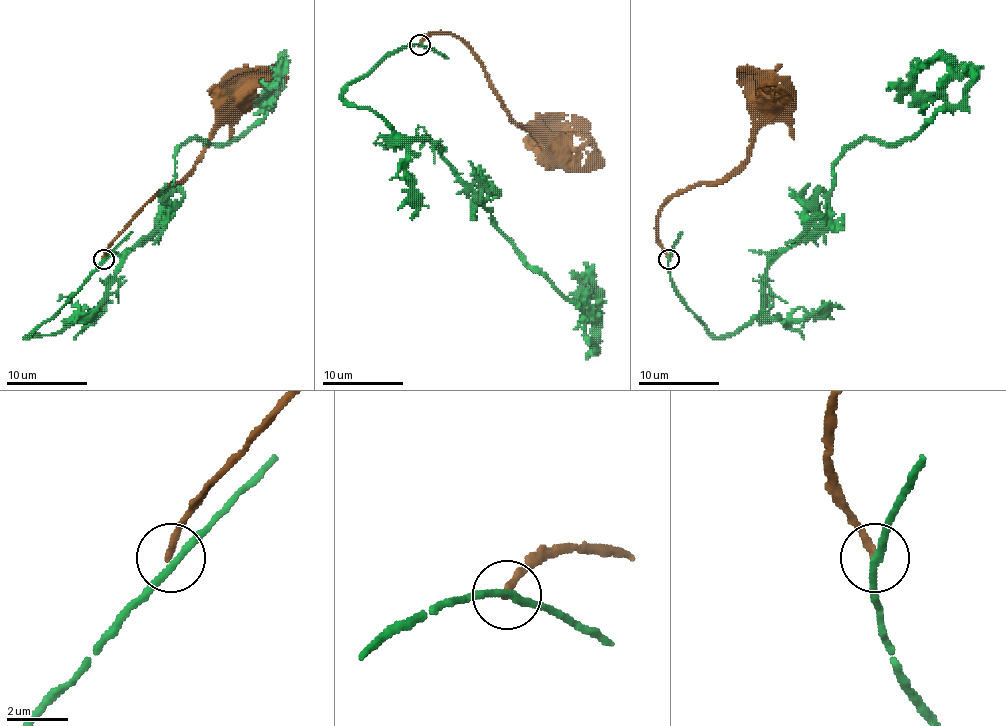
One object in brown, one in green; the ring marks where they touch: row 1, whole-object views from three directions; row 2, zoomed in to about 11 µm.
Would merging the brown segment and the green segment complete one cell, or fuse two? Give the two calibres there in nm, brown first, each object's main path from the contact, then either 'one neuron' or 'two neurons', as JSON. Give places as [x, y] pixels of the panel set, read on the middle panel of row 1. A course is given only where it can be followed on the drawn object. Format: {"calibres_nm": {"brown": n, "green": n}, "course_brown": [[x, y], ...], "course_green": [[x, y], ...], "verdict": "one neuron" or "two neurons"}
{"calibres_nm": {"brown": 240, "green": 220}, "course_brown": [[420, 44], [432, 34], [454, 34], [470, 50], [501, 105], [541, 147], [551, 151]], "course_green": [[420, 44], [384, 56], [343, 96], [430, 141], [580, 309], [580, 325], [580, 291], [602, 295]], "verdict": "two neurons"}

